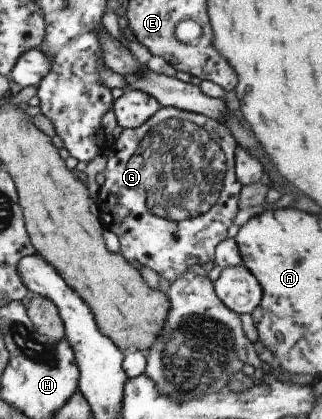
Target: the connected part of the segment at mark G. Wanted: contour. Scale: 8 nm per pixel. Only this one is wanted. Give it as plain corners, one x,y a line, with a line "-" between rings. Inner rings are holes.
160,107
154,116
148,118
144,124
135,129
123,129
120,136
113,140
110,146
102,149
101,153
106,158
106,164
102,174
104,182
98,187
94,198
93,210
104,230
110,230
118,238
118,250
124,260
134,268
139,270
141,267
148,267
154,270
158,276
172,284
180,274
190,271
192,265
202,265
206,262
213,262
214,249
222,240
226,239
226,230
232,224
236,212
238,212
238,197
242,184
234,176
233,154
235,150
235,140
232,134
224,126
214,119
206,118
201,114
194,114
177,108

